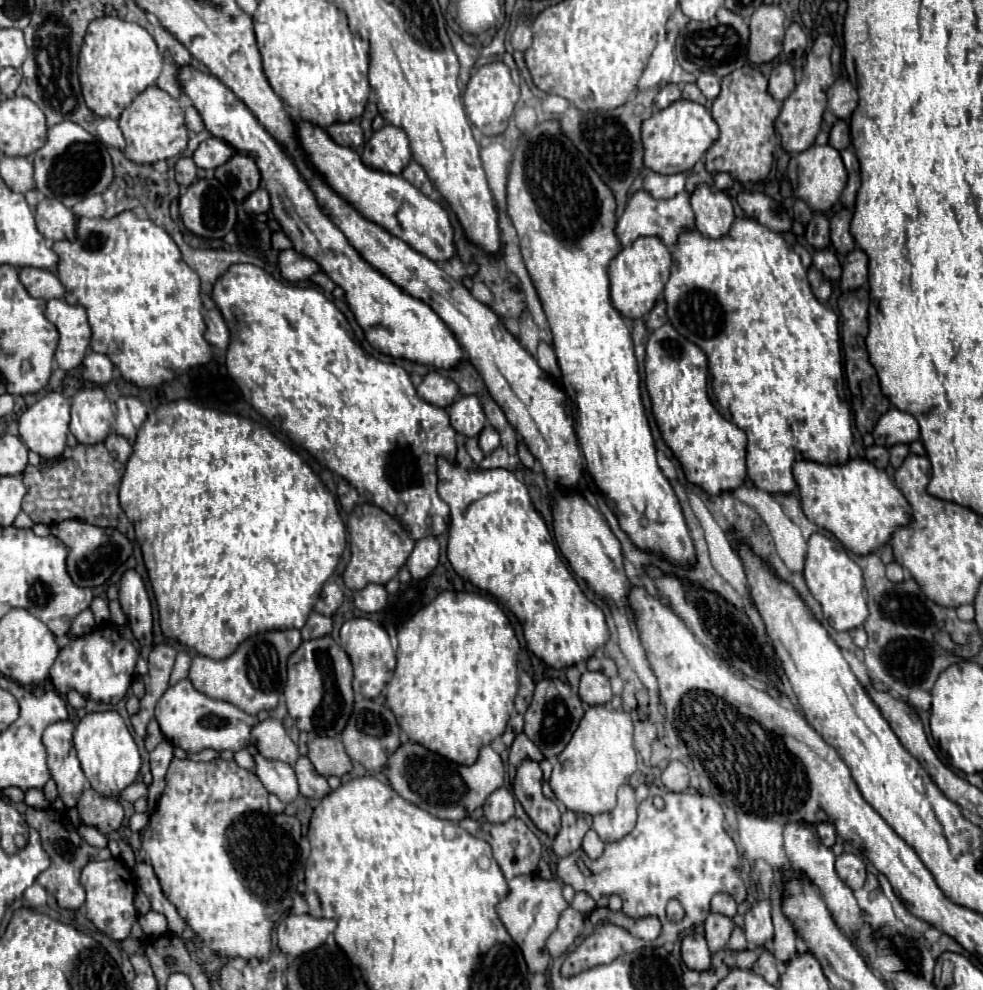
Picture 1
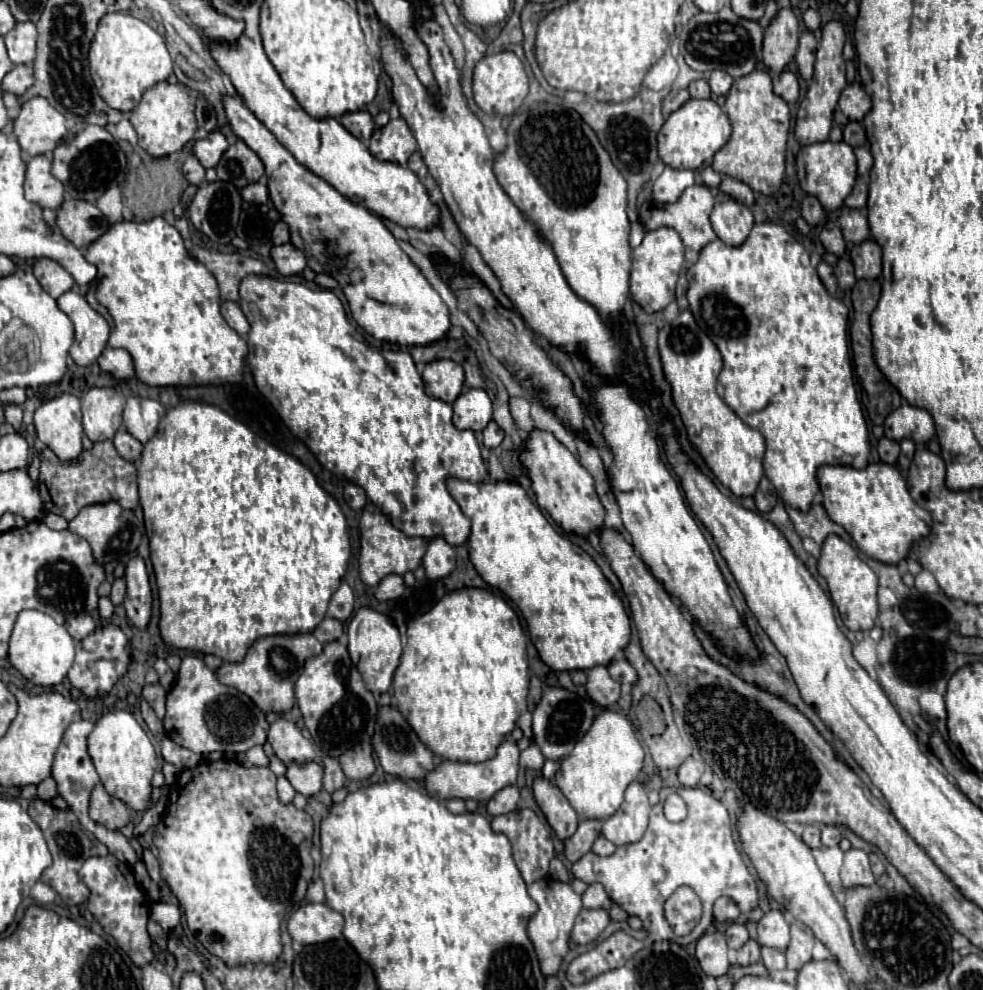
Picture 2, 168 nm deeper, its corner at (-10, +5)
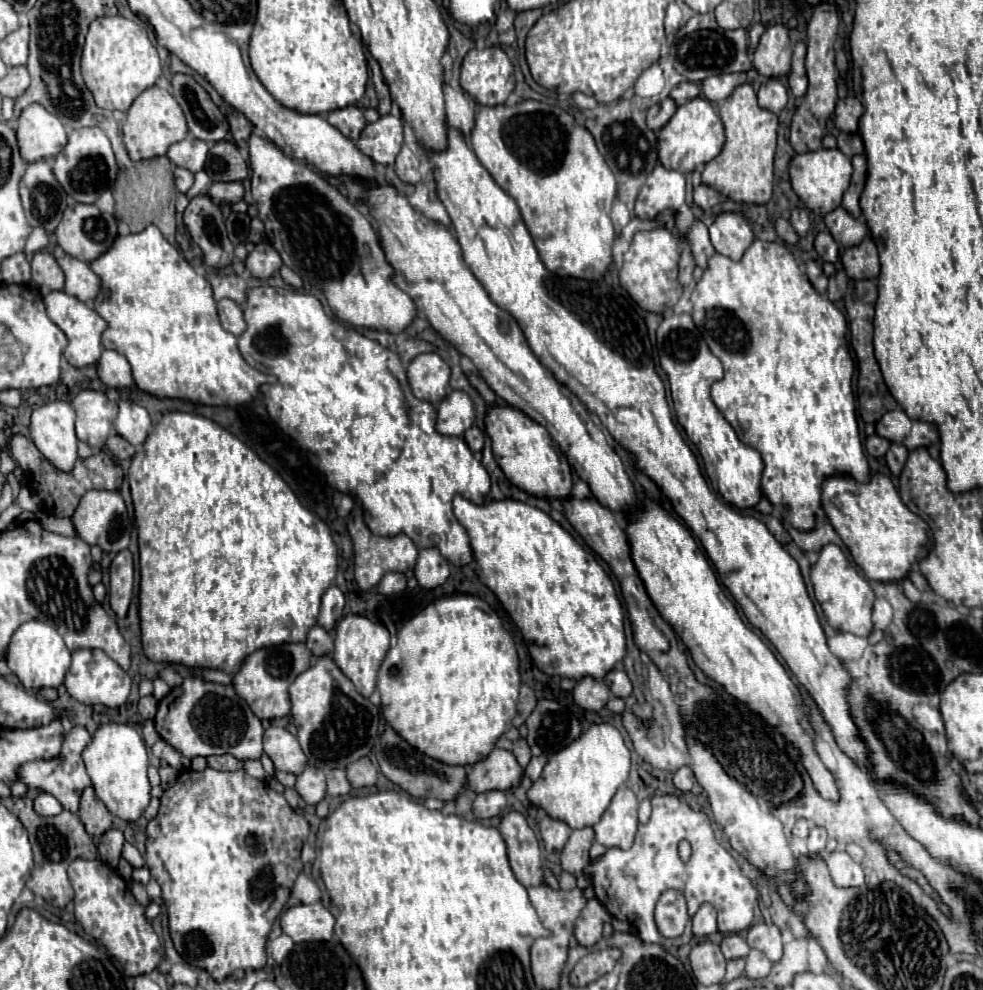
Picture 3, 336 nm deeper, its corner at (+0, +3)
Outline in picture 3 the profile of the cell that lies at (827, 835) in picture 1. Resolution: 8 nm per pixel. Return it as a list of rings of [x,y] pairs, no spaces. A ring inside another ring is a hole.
[[[814,826],[810,830],[810,836],[808,836],[808,850],[810,852],[822,852],[824,846],[826,846],[826,840],[828,840],[826,830],[820,828],[820,826]]]

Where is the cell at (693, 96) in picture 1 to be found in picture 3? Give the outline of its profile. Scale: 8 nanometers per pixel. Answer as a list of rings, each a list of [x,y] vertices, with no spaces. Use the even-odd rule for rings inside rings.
[[[682,82],[670,92],[670,98],[676,102],[676,106],[682,106],[684,102],[688,102],[696,96],[700,96],[700,88],[694,82]]]

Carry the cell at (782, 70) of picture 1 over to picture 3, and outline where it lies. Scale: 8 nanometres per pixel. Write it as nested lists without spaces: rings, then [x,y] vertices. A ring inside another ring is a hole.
[[[770,78],[768,82],[764,82],[760,86],[760,90],[758,90],[760,108],[778,114],[786,106],[786,102],[788,102],[788,92],[776,78]]]

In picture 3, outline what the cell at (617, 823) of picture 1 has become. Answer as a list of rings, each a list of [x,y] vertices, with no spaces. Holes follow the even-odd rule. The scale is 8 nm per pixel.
[[[620,786],[610,806],[604,810],[600,822],[594,826],[596,842],[606,848],[630,848],[638,828],[638,798]]]

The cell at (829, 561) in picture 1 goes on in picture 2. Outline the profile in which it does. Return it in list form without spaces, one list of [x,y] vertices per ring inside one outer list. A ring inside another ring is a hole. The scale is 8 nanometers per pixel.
[[[830,534],[822,544],[822,554],[818,558],[818,572],[828,584],[832,602],[836,604],[844,626],[848,630],[862,630],[862,632],[870,630],[876,624],[878,616],[878,602],[876,602],[878,578],[872,572],[872,568],[858,556],[858,552],[840,536]]]

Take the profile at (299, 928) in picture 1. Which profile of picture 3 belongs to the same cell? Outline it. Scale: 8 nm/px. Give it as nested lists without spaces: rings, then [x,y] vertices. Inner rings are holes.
[[[322,902],[292,906],[280,918],[282,932],[294,942],[330,940],[334,934],[334,922],[334,916],[322,906]]]

